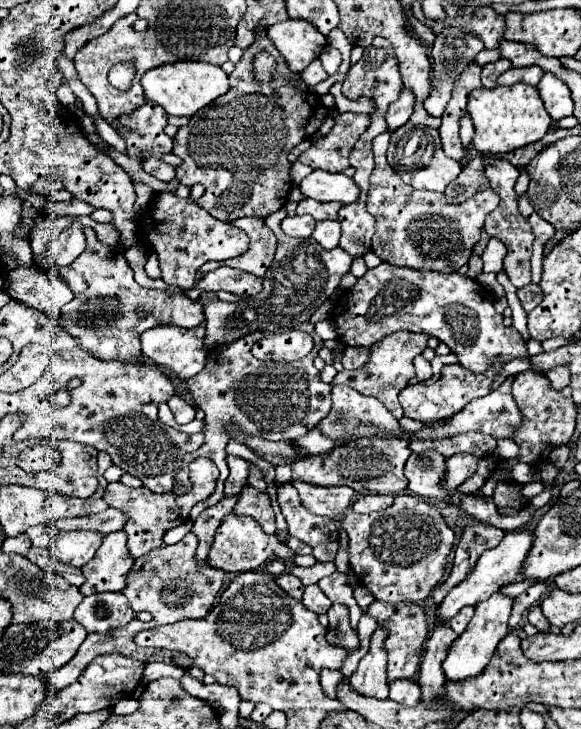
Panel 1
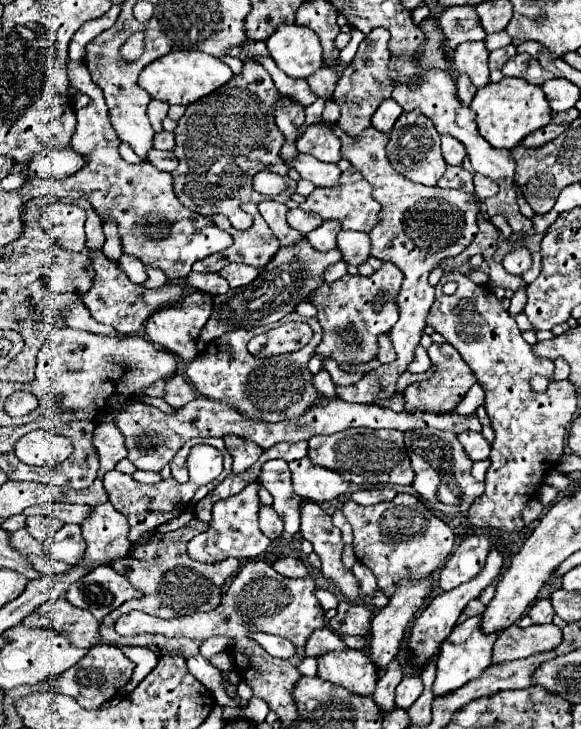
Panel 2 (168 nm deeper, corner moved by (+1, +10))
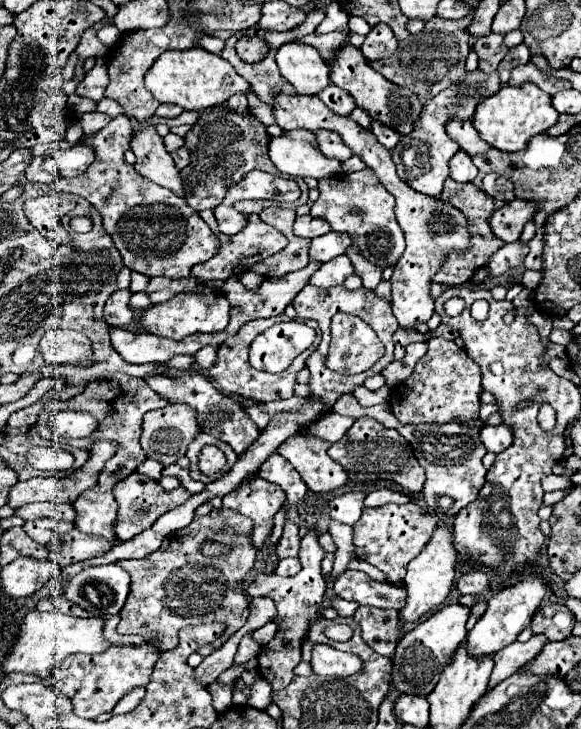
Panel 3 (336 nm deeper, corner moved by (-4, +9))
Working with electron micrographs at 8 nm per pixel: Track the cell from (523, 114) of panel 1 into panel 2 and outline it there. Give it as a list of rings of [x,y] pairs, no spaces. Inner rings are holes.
[[[504,77],[500,83],[488,83],[486,87],[480,87],[472,99],[470,109],[476,113],[478,131],[486,141],[490,141],[492,147],[498,149],[516,147],[528,133],[546,127],[552,113],[542,87],[516,77]]]

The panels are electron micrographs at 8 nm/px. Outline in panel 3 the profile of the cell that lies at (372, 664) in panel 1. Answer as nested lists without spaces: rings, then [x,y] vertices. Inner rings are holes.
[[[439,524],[435,528],[429,544],[407,566],[407,576],[405,576],[407,586],[405,588],[409,592],[409,598],[407,598],[407,606],[399,612],[401,622],[405,622],[405,624],[407,622],[417,622],[429,610],[443,604],[443,600],[449,596],[449,592],[453,588],[455,562],[457,562],[457,554],[455,554],[455,548],[453,548],[453,534],[445,524]]]

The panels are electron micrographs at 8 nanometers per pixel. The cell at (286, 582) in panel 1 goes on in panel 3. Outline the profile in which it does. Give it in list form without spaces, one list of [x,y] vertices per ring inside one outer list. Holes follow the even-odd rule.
[[[285,558],[285,560],[279,560],[275,572],[277,572],[279,576],[295,576],[299,570],[301,570],[299,558]]]

